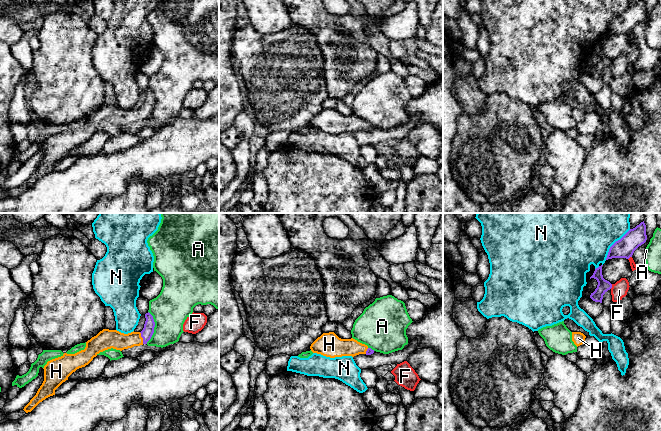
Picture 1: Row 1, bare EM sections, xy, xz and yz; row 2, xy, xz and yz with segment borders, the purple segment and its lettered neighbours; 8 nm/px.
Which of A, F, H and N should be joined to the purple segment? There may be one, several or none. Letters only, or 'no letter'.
H

